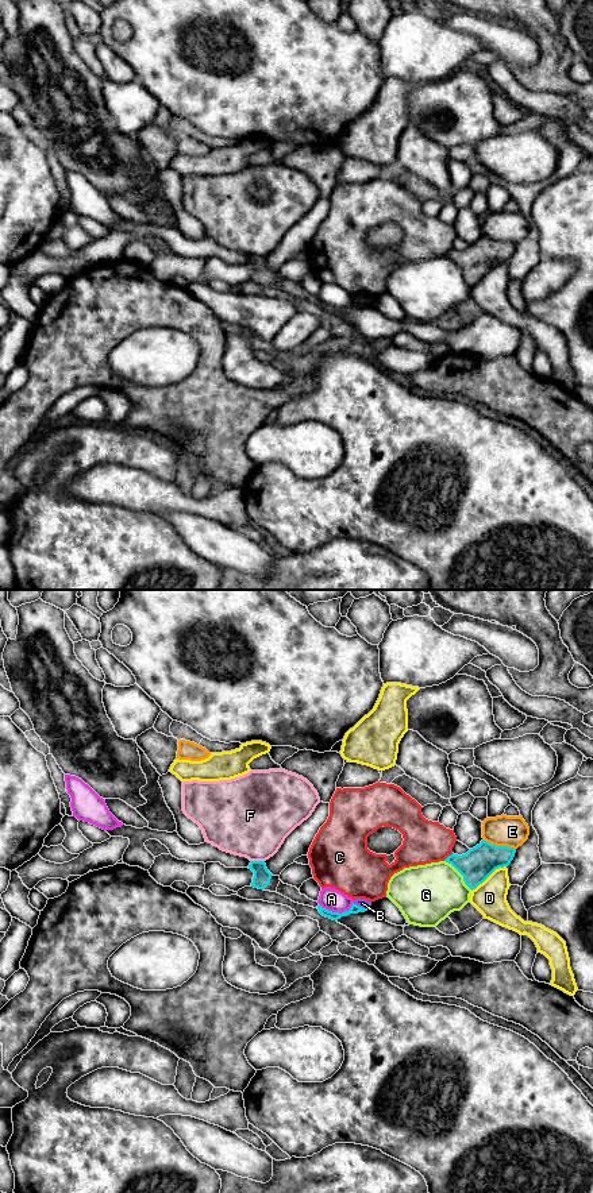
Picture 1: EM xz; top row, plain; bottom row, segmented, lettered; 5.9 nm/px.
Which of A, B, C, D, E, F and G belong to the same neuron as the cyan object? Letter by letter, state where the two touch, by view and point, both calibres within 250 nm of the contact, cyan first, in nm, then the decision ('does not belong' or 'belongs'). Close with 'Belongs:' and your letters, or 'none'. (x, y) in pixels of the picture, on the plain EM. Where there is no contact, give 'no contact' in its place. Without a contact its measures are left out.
A: xz (337, 308) | 50/140 nm | does not belong
B: xz (361, 302) | 50/50 nm | does not belong
C: xz (449, 251) | 190/260 nm | does not belong
D: xz (488, 271) | 190/200 nm | does not belong
E: xz (499, 242) | 190/190 nm | does not belong
F: xz (258, 257) | 100/440 nm | does not belong
G: xz (461, 269) | 190/360 nm | does not belong
Belongs: none

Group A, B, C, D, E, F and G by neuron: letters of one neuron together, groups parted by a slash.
A / B / C / D / E / F / G

